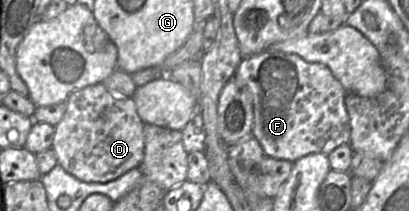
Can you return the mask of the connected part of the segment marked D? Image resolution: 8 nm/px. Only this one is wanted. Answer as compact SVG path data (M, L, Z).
M102 84L89 85L74 91L66 100L67 109L55 126L52 149L69 174L87 183L113 181L133 168L139 168L144 158L144 122L140 119L133 98L111 94Z

